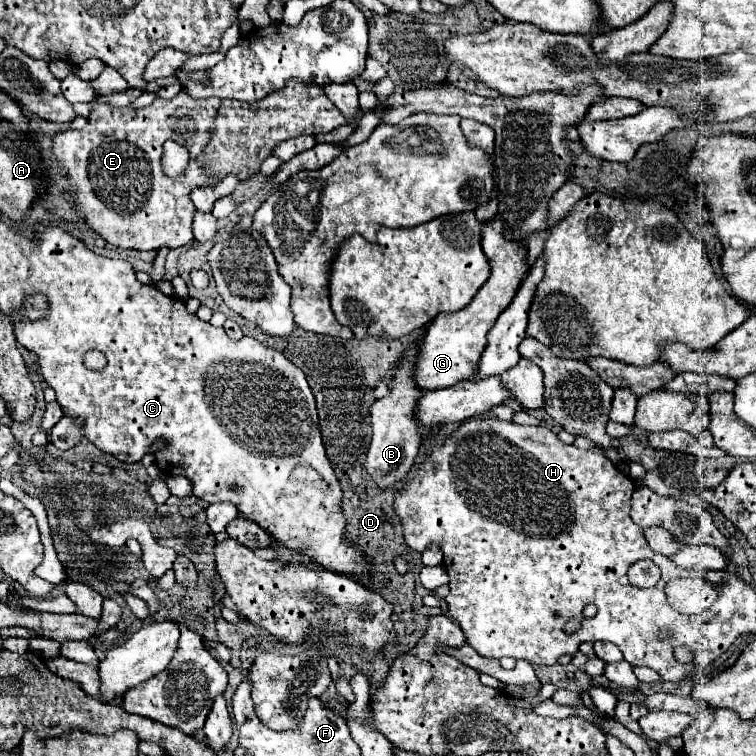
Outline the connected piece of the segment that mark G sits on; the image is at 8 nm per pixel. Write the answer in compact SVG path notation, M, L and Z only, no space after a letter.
M494 216L490 222L482 224L482 250L490 262L490 278L484 288L474 296L474 300L466 306L466 310L458 310L452 314L440 314L430 326L420 346L420 356L416 364L416 384L422 392L448 388L460 380L466 380L474 374L478 360L486 348L486 334L494 326L494 320L506 310L506 304L518 292L522 280L526 278L528 266L528 248L524 240L510 240L504 236L506 224L500 216Z

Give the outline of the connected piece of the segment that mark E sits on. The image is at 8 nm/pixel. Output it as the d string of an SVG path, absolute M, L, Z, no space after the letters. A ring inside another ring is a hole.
M182 90L176 98L156 98L142 110L132 110L130 106L116 108L102 102L92 104L94 110L84 130L66 130L54 136L54 156L66 168L70 184L76 186L76 208L86 216L88 226L94 228L106 242L130 250L160 250L162 246L178 248L192 242L192 218L196 208L190 200L190 192L196 186L218 184L218 180L210 180L210 172L198 168L196 158L210 140L208 126L216 118L220 98L196 100ZM168 138L186 146L190 154L190 164L180 178L168 178L162 170L162 148Z

